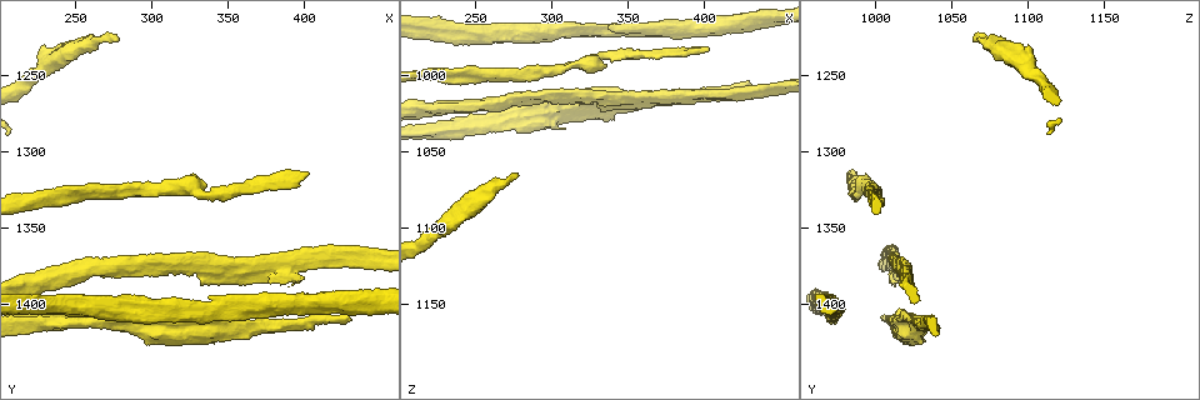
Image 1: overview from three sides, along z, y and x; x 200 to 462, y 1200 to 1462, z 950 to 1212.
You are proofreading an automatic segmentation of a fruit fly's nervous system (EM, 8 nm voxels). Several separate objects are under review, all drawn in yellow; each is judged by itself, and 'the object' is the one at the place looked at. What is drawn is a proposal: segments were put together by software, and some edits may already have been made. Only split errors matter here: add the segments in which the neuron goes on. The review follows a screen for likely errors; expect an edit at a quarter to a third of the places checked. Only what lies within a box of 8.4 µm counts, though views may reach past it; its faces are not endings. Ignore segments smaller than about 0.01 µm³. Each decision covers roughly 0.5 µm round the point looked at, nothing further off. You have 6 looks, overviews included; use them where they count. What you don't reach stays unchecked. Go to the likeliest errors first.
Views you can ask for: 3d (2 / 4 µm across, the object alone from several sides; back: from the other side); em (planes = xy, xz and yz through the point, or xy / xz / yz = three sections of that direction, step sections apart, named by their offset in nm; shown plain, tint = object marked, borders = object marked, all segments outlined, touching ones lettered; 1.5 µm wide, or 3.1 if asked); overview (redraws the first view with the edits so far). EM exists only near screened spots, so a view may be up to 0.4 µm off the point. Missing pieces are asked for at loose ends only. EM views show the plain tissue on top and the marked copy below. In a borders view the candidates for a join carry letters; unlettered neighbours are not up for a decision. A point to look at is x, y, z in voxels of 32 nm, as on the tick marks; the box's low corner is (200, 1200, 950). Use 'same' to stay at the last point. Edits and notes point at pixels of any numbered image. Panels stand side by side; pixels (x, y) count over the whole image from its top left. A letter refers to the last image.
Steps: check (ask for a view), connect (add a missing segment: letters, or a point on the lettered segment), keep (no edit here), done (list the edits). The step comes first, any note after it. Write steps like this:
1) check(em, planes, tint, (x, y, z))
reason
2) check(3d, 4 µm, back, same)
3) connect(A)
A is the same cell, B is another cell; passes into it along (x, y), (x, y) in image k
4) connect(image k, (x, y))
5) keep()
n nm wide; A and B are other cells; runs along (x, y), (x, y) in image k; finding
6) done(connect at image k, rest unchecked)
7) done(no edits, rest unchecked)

check(em, yz, step 8, tint, (276, 1226, 1064))
branch stops here

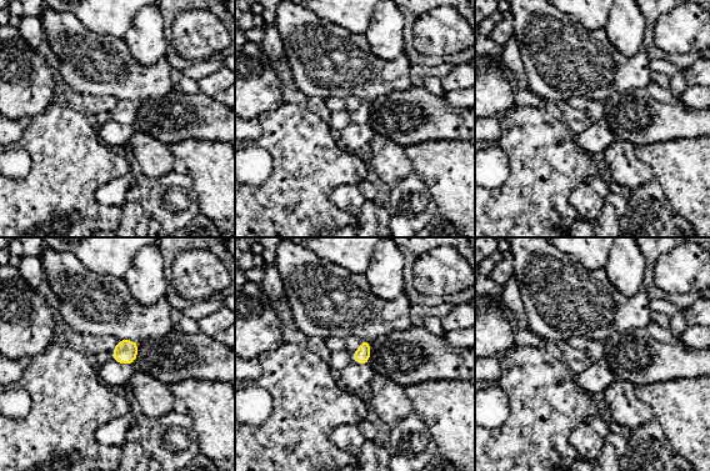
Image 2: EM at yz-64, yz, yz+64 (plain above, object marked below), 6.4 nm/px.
check(em, planes, borders, same)

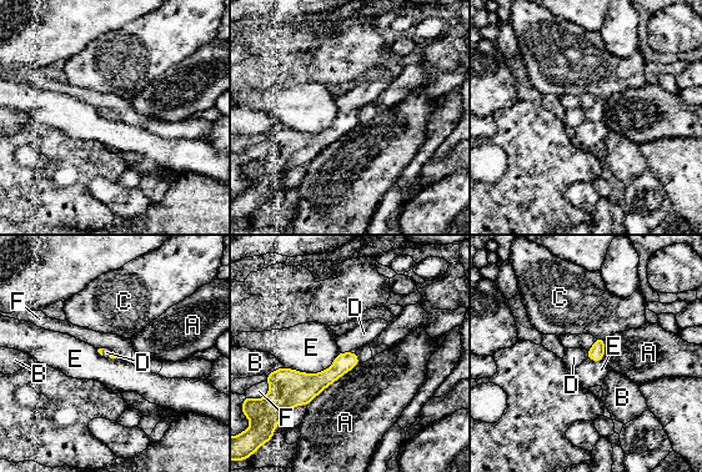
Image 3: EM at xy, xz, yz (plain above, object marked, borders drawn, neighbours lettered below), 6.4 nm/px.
connect(image 3, (364, 334))
D is the same cell, A, B, C, E and F are other cells; passes into it along (344, 362), (347, 354), (364, 334) in image 3; it goes on there

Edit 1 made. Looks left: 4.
check(overview)
redraw

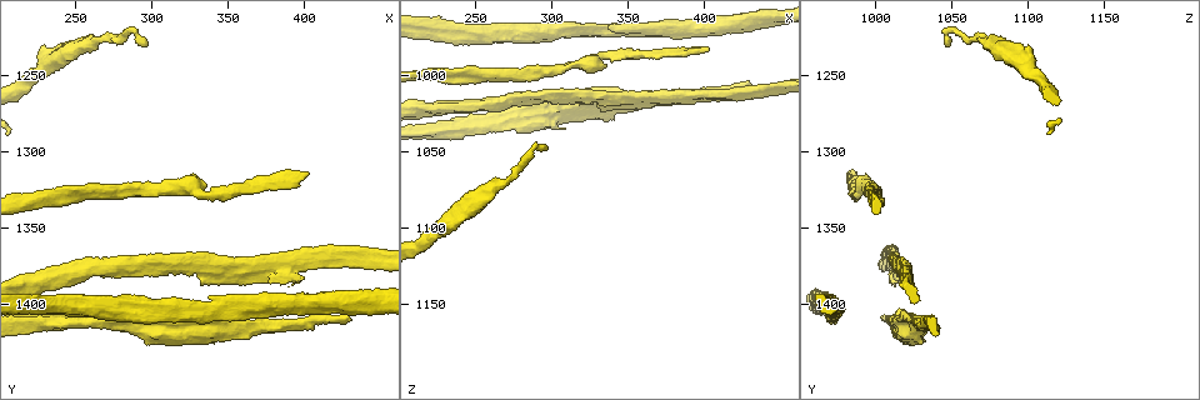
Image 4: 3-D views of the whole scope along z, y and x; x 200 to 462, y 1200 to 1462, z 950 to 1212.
check(em, yz, step 4, tint, (430, 1410, 1006))
free end

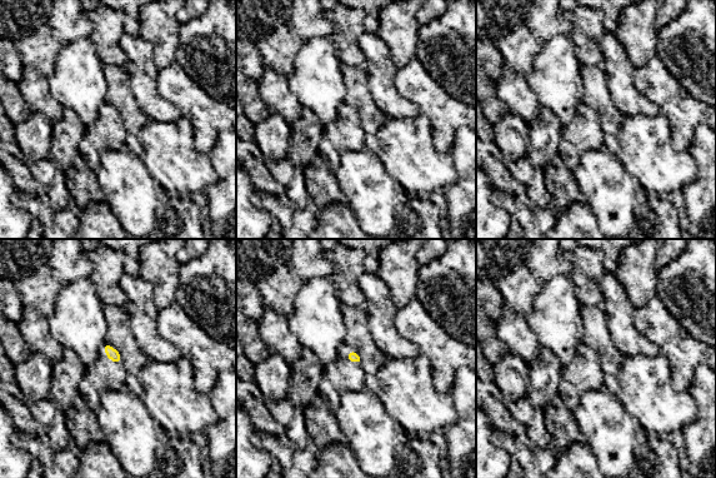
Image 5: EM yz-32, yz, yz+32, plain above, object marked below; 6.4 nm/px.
check(em, planes, borders, same)
another direction

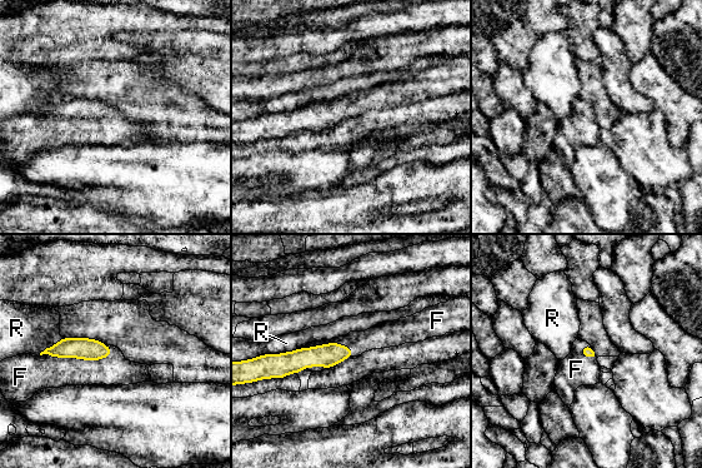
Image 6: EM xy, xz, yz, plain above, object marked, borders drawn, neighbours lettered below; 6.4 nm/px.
connect(image 6, (41, 372))
F touches over 480 nm; F is the same cell, R is another cell; it goes on there

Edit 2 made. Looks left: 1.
done(connect at image 3, connect at image 6, rest unchecked)

